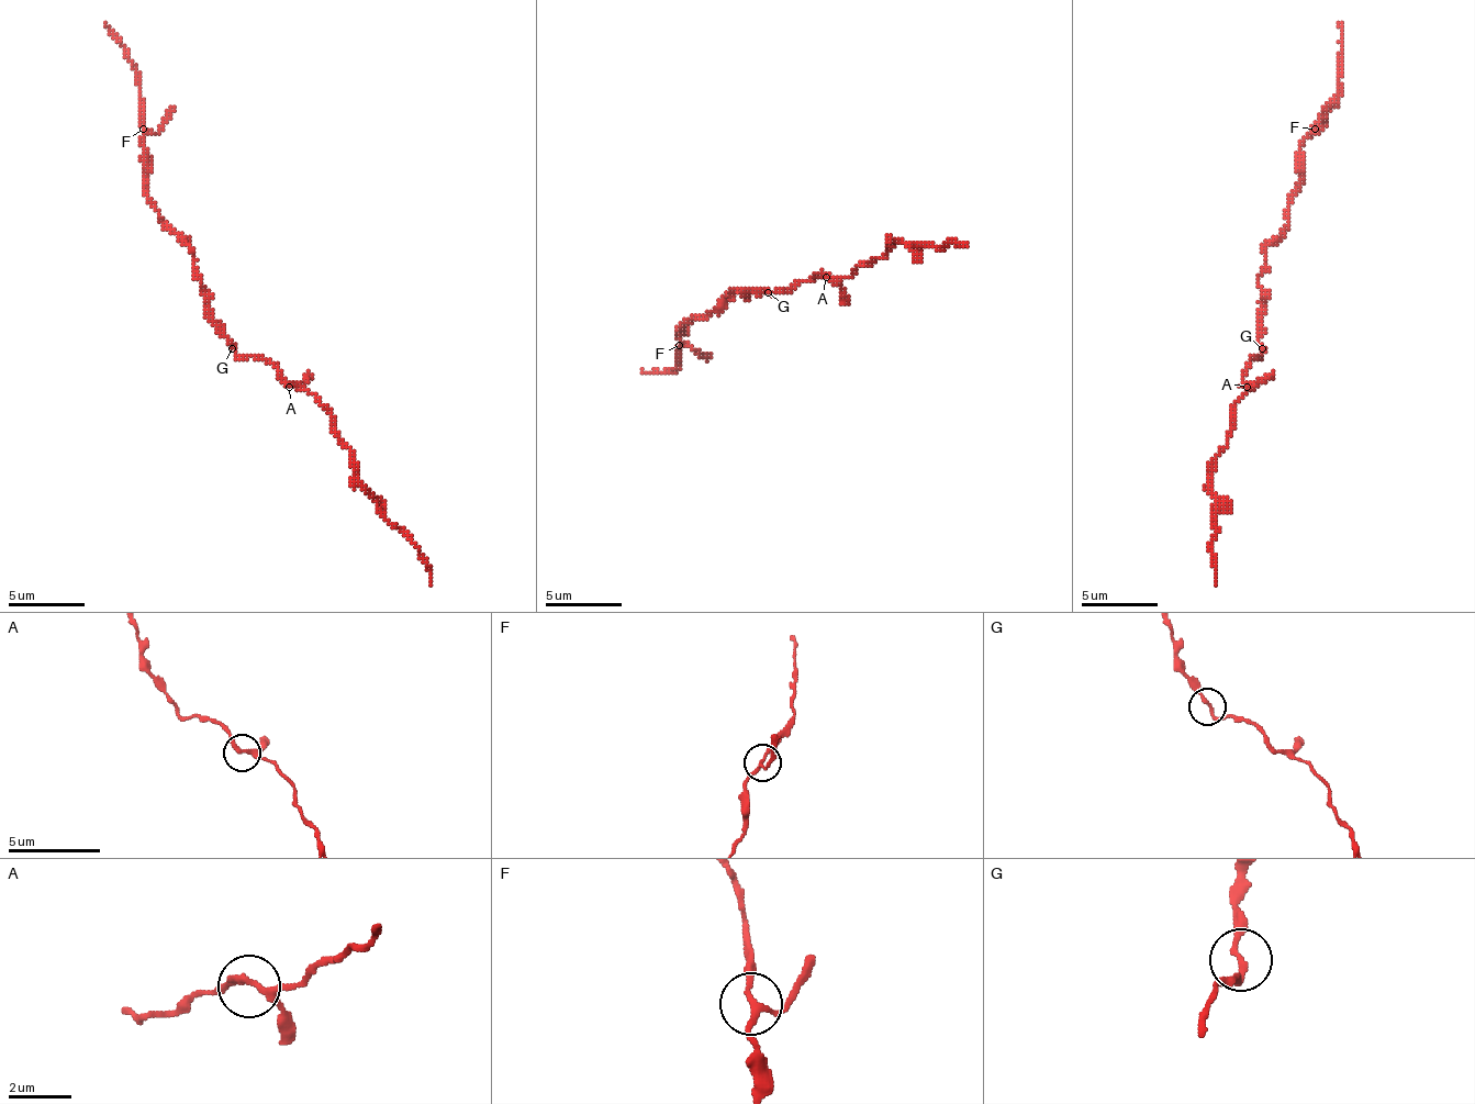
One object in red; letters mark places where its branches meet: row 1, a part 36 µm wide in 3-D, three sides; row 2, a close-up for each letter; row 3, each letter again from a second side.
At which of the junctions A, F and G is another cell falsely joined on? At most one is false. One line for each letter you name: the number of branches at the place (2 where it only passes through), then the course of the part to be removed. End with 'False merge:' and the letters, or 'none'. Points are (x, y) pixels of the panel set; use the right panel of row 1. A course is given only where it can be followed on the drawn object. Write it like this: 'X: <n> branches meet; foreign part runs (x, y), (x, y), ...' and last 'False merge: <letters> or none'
False merge: none

